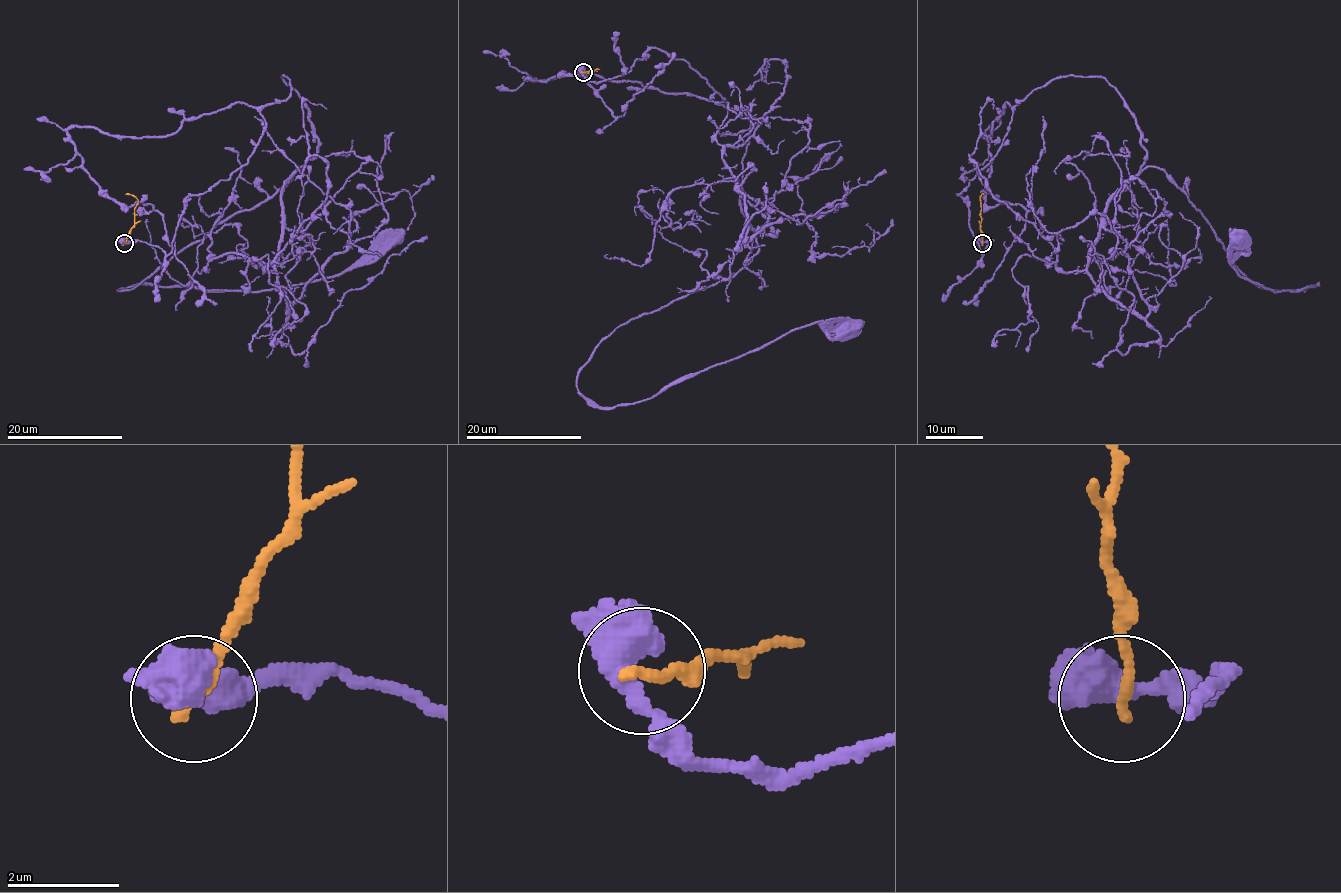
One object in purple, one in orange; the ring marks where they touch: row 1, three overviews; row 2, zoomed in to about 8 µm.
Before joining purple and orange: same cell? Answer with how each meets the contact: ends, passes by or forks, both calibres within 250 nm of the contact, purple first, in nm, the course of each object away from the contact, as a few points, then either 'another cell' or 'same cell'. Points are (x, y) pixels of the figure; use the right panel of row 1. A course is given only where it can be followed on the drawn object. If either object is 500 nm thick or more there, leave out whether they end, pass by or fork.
purple passes by; orange ends there; 460 nm thick on the purple side, 220 nm on the other; purple runs (983, 242), (958, 195), (1069, 75), (1120, 94), (1141, 168), (1257, 286), (1317, 283), (1244, 279), (1241, 244); orange runs (981, 242), (980, 202), (983, 193); another cell

